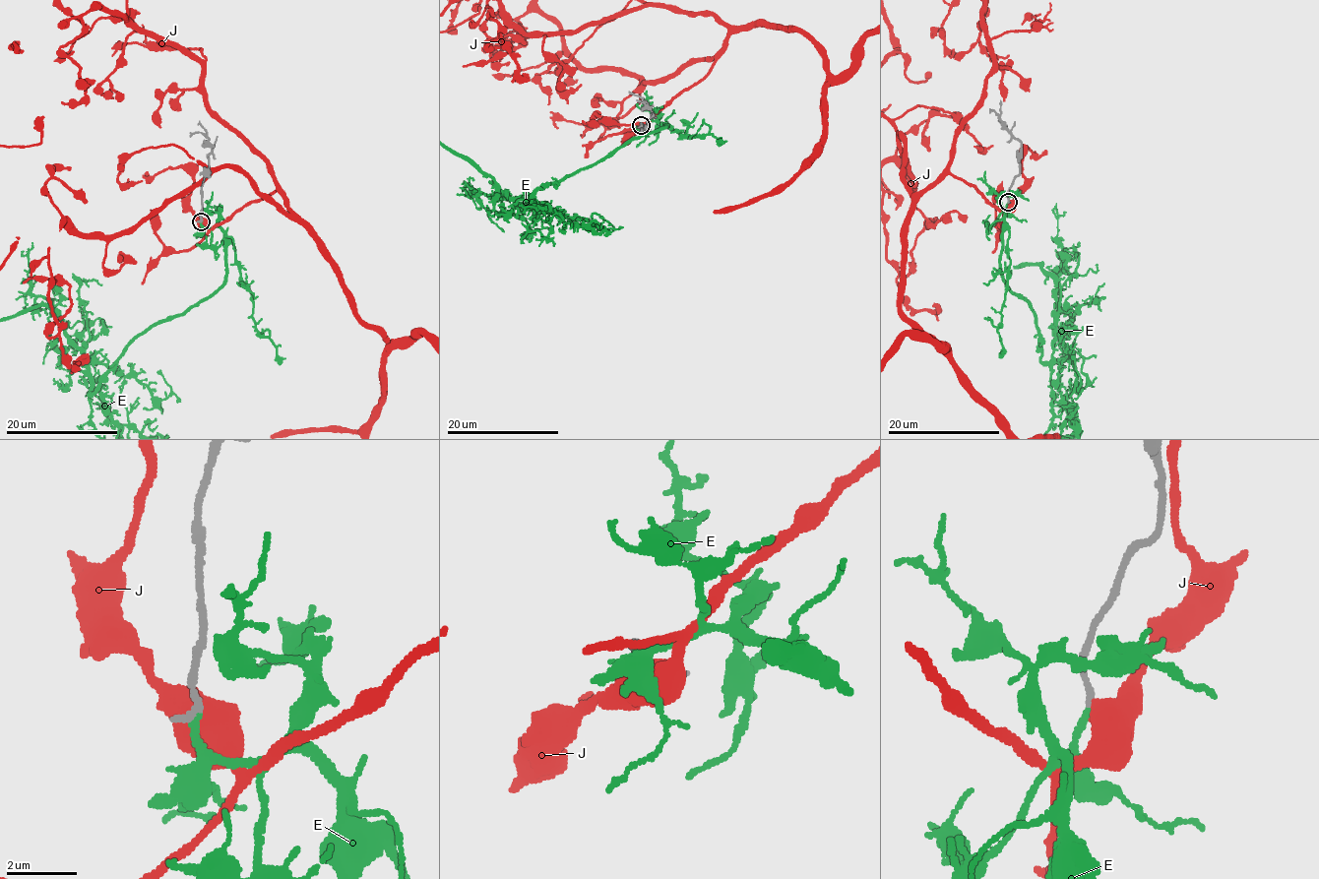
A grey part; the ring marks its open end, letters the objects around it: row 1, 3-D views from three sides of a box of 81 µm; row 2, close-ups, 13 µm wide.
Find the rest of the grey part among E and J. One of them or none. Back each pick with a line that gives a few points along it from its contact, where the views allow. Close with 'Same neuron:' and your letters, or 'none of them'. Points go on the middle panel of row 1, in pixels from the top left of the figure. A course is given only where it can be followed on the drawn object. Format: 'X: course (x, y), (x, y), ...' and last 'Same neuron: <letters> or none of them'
E: course (641, 125), (665, 127), (532, 198), (586, 202), (567, 216), (573, 345), (558, 379), (521, 387)
Same neuron: E

